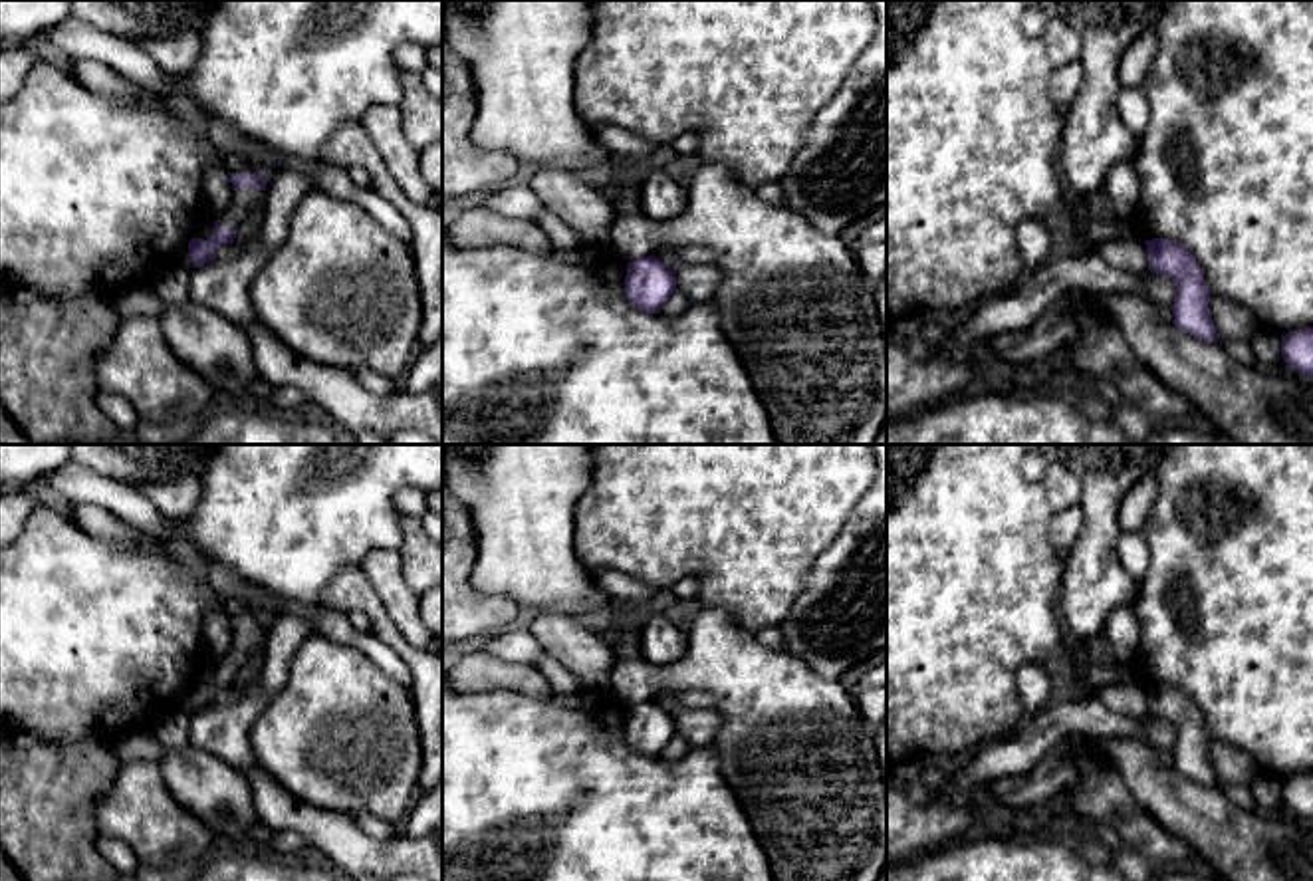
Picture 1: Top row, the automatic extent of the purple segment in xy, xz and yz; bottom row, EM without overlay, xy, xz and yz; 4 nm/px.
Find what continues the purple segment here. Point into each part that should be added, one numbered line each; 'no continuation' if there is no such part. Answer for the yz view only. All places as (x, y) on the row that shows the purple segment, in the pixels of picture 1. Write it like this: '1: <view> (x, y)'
no continuation

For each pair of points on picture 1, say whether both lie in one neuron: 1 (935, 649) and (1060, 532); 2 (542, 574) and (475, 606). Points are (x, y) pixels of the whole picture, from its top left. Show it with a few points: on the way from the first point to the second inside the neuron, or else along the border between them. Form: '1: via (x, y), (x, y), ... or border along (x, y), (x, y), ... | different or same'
1: border along (1052, 514), (1050, 542), (1058, 550) | different
2: border along (478, 550), (471, 584), (508, 596), (524, 614) | different

